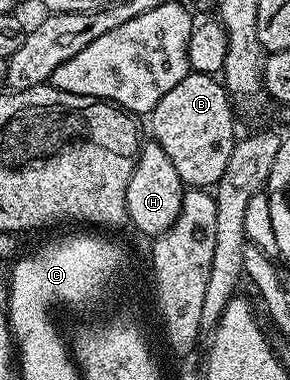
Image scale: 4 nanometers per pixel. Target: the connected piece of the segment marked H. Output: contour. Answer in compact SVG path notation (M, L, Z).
M153 141L144 142L139 148L139 158L125 193L130 226L135 226L141 234L151 235L150 237L164 235L181 213L184 190L185 185L181 177L177 177L177 169L173 169L173 161L169 161L165 149Z

